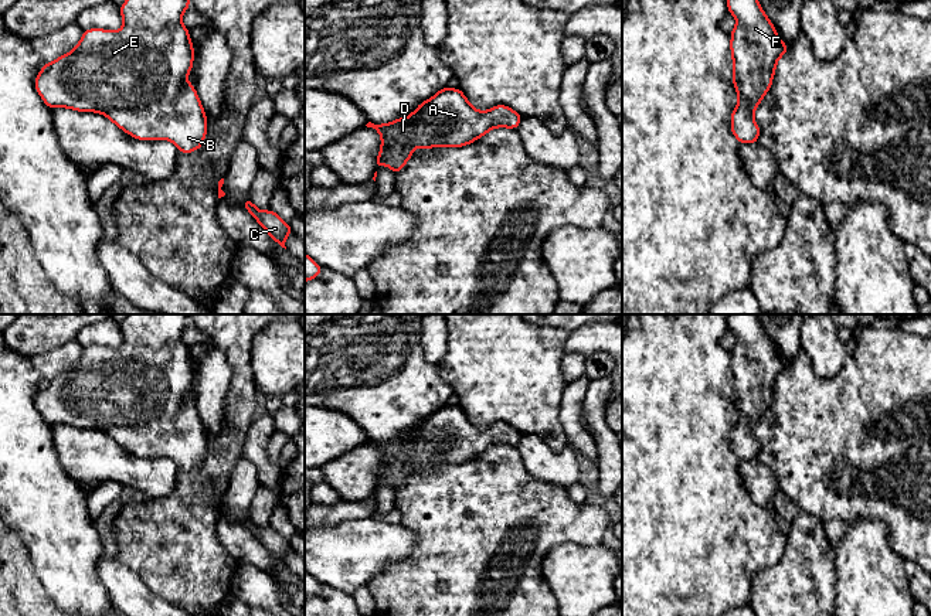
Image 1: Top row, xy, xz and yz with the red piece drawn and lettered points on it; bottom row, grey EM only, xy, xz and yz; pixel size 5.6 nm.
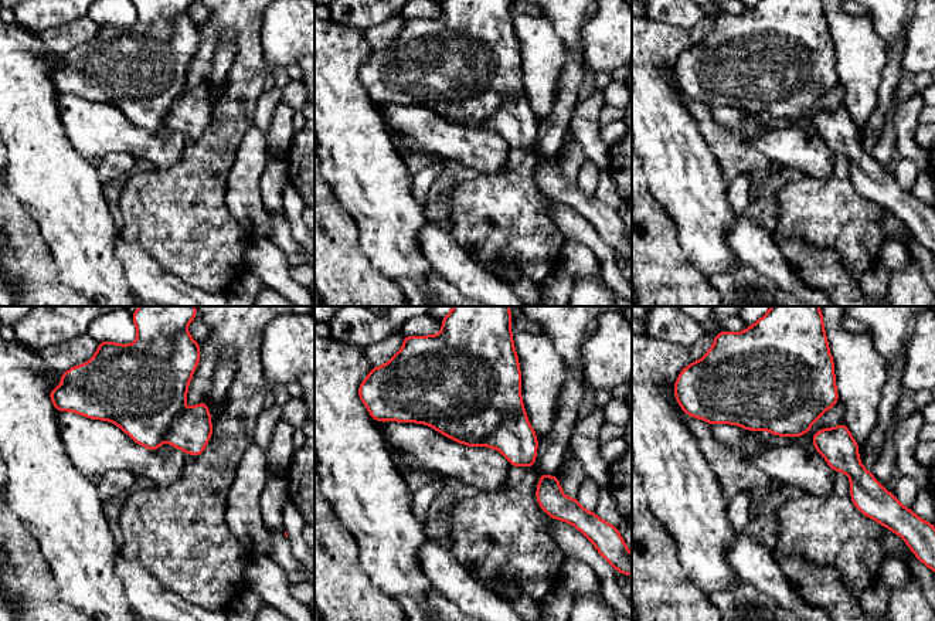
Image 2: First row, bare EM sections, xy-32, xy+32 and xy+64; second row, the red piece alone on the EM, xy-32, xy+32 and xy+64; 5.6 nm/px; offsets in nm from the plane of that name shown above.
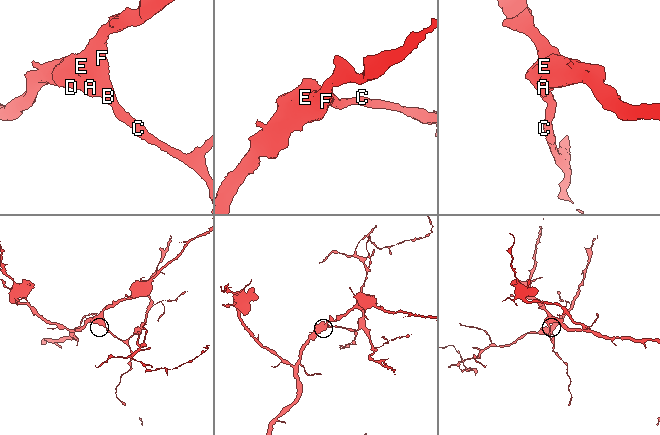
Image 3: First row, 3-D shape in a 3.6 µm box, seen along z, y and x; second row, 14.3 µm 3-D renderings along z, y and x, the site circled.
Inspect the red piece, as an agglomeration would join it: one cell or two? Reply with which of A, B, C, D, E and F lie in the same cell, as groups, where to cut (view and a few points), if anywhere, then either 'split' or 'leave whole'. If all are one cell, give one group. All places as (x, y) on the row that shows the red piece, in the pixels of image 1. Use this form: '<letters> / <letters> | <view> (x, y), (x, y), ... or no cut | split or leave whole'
A B C D E F | no cut | leave whole

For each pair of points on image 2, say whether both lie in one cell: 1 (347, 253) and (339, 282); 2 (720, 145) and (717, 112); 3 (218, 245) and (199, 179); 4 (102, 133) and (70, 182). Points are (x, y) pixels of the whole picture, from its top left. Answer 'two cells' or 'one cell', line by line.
1: one cell
2: two cells
3: one cell
4: two cells

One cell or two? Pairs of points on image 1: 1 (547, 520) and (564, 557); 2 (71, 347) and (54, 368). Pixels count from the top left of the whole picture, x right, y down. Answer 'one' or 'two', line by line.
1: two
2: one

